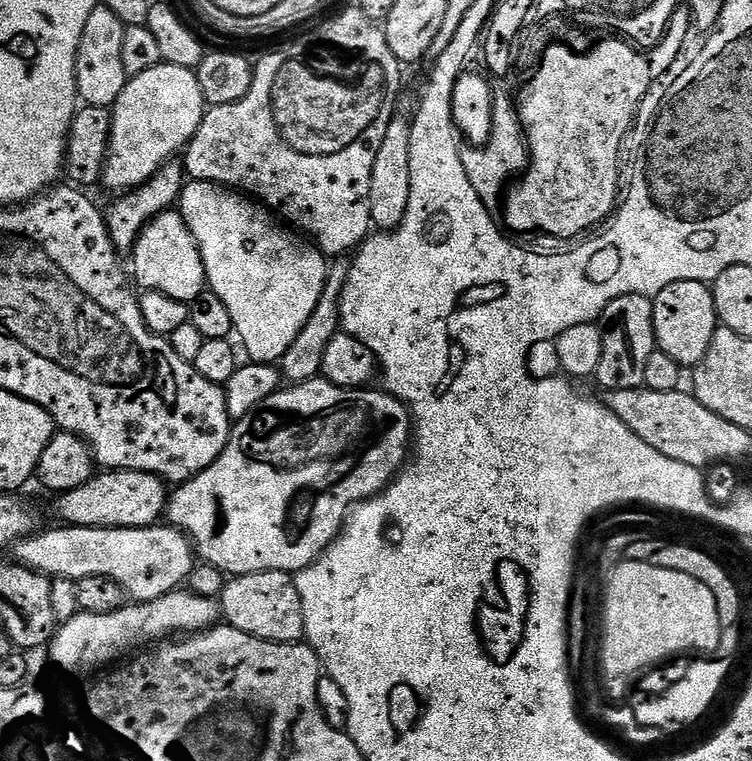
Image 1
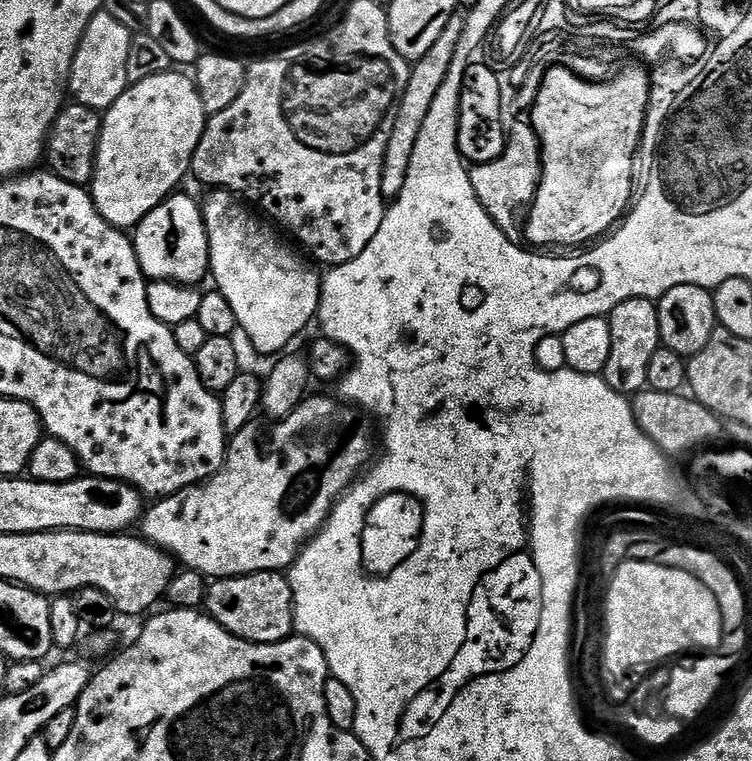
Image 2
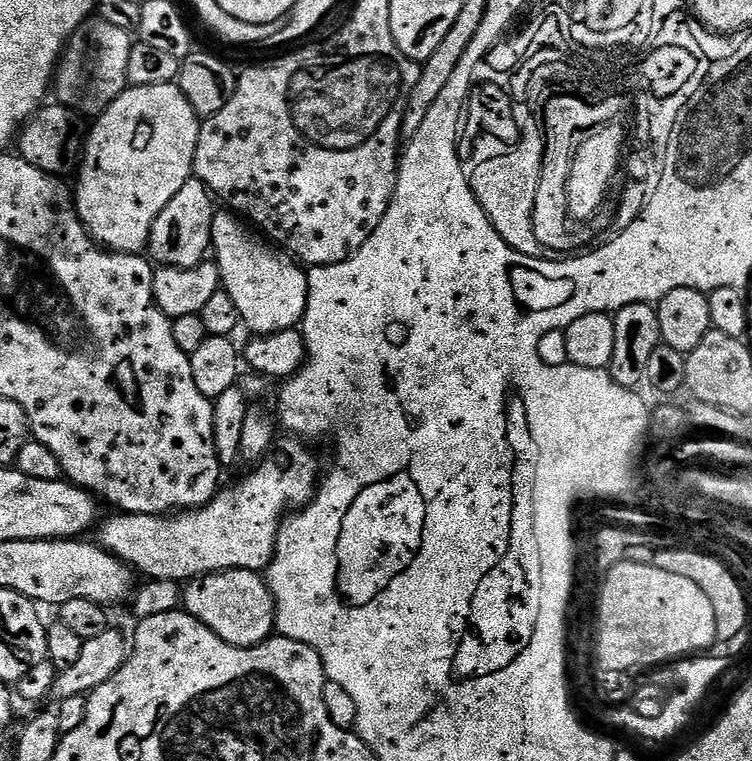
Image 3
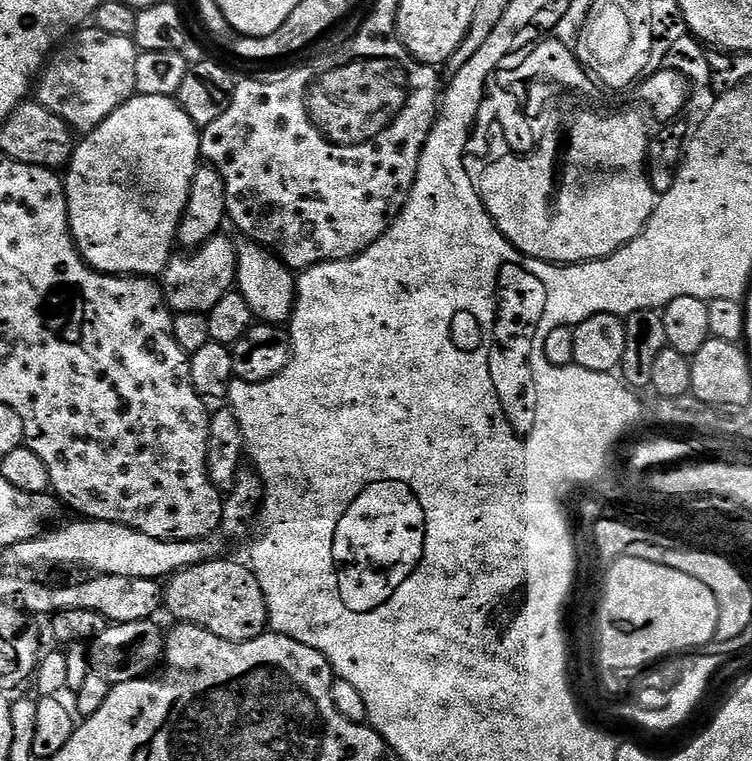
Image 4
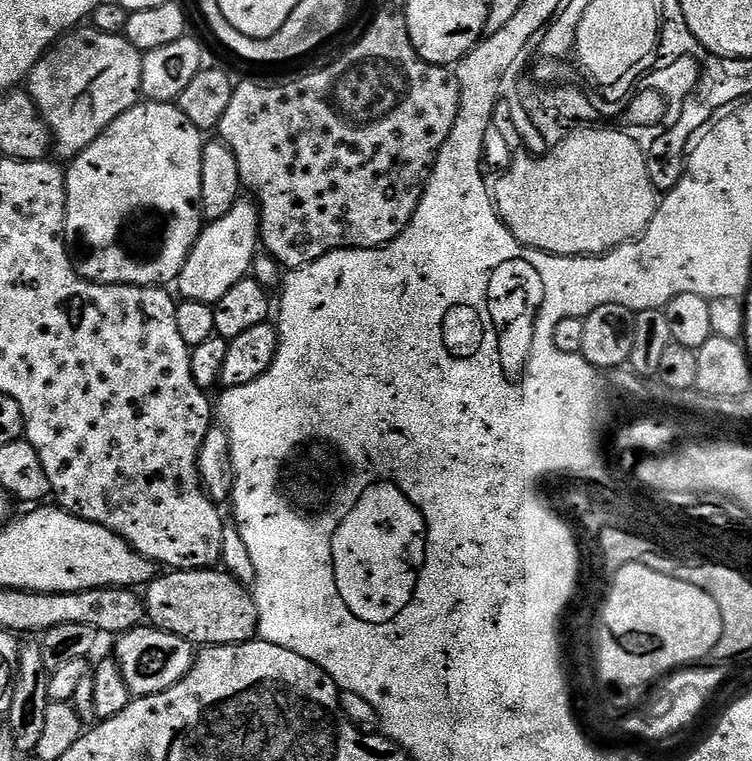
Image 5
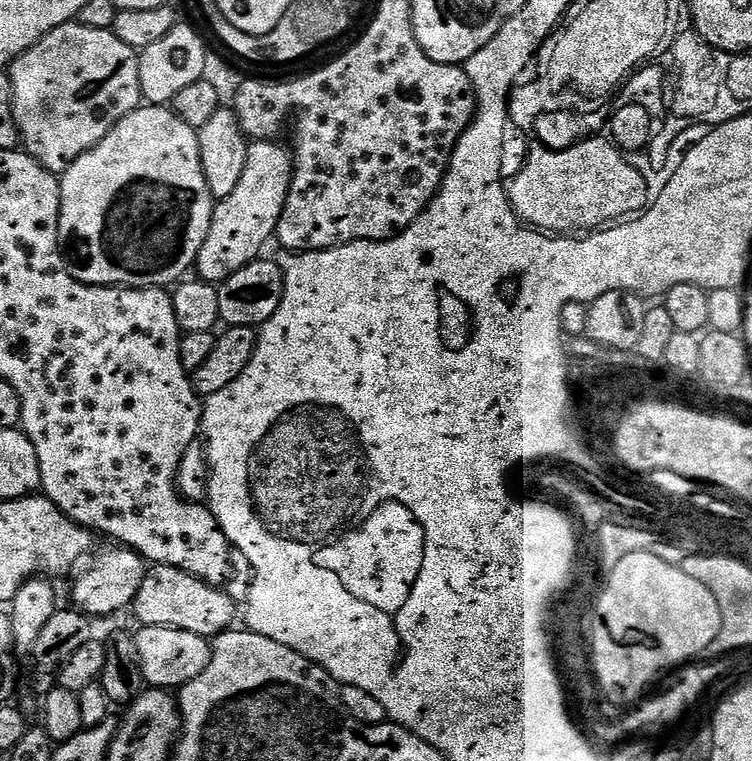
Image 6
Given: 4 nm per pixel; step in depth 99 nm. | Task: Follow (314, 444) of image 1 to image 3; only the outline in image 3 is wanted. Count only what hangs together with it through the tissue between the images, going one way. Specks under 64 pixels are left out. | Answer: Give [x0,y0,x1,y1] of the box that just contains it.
[99,439,318,582]

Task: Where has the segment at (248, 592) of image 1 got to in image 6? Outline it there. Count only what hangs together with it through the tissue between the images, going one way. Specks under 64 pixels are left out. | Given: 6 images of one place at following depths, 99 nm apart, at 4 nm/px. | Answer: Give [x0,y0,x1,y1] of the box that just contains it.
[131,564,238,638]

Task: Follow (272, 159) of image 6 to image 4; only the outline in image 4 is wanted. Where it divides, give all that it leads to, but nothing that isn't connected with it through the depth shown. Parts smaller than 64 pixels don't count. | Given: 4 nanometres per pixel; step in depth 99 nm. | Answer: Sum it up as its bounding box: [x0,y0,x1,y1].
[162,234,237,313]

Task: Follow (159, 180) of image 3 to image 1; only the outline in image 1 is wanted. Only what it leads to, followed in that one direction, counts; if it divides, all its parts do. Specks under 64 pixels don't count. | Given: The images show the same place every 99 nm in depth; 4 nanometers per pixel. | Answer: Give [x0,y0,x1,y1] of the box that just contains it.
[103,63,206,194]

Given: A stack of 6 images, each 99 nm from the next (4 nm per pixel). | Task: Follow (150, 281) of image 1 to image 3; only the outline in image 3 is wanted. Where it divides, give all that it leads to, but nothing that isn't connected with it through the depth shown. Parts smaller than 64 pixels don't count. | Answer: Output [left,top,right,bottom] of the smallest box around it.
[147,180,217,268]

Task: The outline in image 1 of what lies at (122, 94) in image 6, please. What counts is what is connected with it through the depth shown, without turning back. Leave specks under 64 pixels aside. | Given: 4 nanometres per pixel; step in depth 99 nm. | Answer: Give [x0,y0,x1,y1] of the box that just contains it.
[76,2,130,109]

